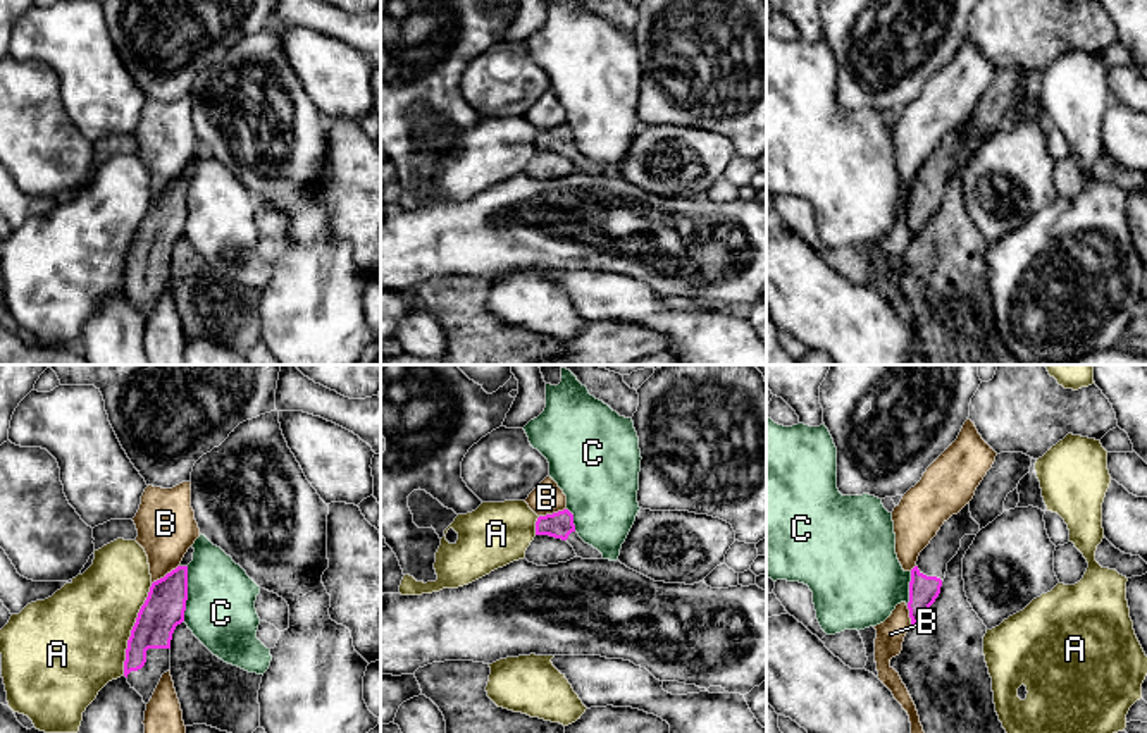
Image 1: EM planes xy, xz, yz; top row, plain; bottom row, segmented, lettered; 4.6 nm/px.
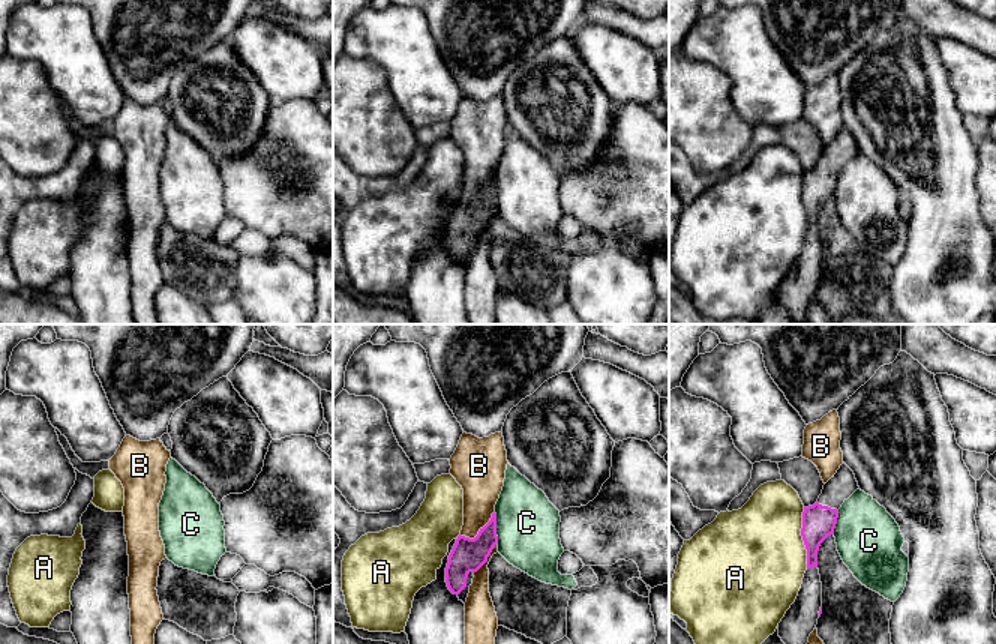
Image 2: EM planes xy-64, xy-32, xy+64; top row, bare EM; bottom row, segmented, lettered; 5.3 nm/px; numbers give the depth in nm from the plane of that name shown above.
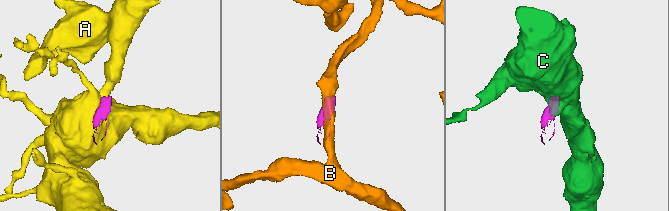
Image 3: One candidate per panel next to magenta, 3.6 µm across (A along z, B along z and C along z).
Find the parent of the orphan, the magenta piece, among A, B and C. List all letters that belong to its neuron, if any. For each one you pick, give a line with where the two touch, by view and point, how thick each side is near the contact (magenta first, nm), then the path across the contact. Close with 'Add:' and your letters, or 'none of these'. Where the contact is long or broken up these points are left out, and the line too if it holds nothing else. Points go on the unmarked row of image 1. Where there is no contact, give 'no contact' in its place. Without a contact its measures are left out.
Add: none of these

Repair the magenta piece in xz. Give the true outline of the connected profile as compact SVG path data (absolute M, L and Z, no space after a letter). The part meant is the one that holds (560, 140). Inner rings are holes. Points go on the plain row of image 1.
M568 124L539 131L536 136L536 150L549 150L555 153L567 155L577 172L582 174L603 174L603 169L592 160L586 158L575 146L574 129Z

